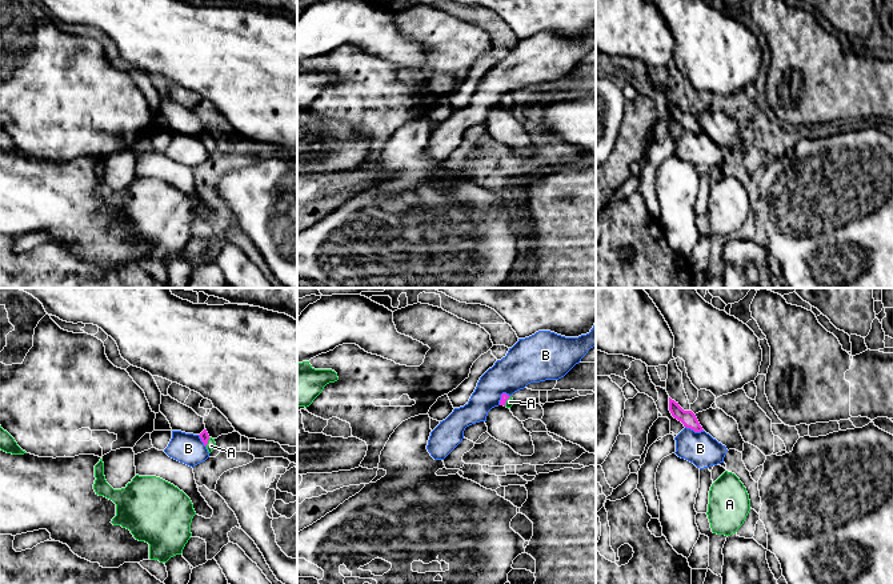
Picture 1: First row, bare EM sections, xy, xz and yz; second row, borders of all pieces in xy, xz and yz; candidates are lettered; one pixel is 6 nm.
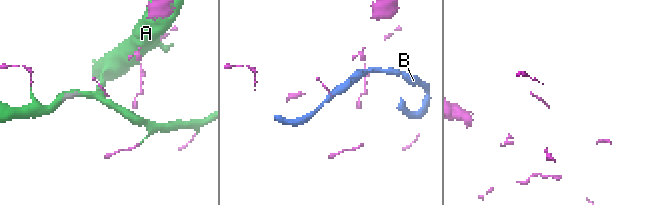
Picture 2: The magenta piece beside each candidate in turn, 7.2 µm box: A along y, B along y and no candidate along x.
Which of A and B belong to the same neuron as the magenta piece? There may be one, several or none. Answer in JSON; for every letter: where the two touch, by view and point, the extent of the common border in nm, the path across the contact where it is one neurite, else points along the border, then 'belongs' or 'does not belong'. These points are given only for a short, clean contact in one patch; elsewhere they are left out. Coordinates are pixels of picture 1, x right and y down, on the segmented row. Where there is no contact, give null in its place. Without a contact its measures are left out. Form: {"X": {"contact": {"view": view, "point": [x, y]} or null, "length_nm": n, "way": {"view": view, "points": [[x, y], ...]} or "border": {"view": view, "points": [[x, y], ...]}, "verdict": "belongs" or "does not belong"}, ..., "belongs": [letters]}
{"A": {"contact": {"view": "xz", "point": [505, 402]}, "length_nm": 80, "verdict": "belongs"}, "B": {"contact": {"view": "yz", "point": [695, 431]}, "length_nm": 120, "border": {"view": "yz", "points": [[685, 426], [695, 431], [703, 431]]}, "verdict": "does not belong"}, "belongs": ["A"]}

